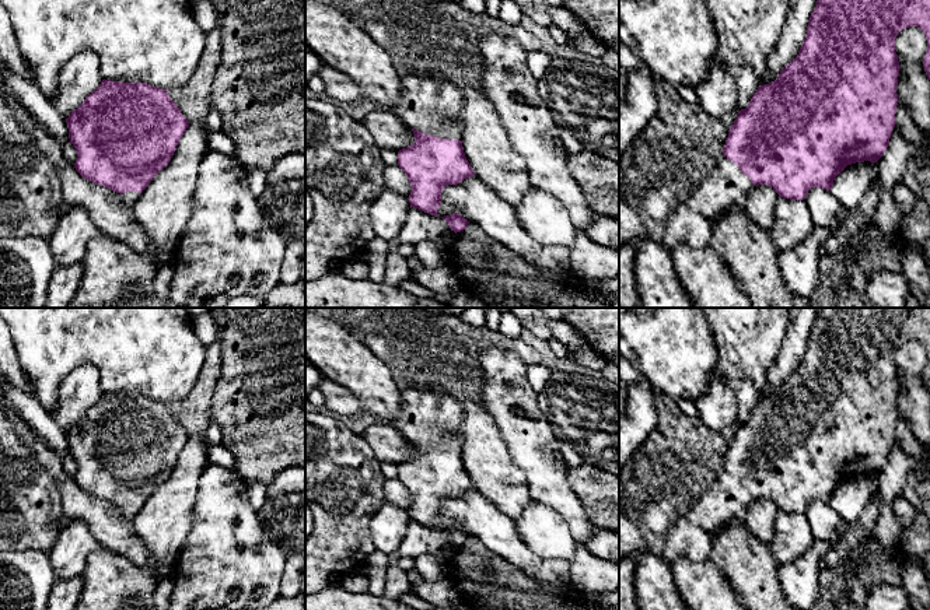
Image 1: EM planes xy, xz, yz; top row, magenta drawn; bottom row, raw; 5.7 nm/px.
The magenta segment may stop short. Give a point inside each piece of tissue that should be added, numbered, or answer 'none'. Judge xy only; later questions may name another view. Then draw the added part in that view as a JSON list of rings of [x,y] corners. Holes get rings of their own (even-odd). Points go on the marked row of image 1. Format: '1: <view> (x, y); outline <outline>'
1: xy (129, 197); outline [[[126,192],[126,193],[118,193],[118,194],[122,203],[127,207],[132,207],[139,197],[139,192]]]

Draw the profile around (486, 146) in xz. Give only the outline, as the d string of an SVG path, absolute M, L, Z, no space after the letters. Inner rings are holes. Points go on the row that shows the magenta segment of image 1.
M475 88L461 92L461 141L475 176L510 204L520 204L531 189L525 159L511 147L486 95Z

